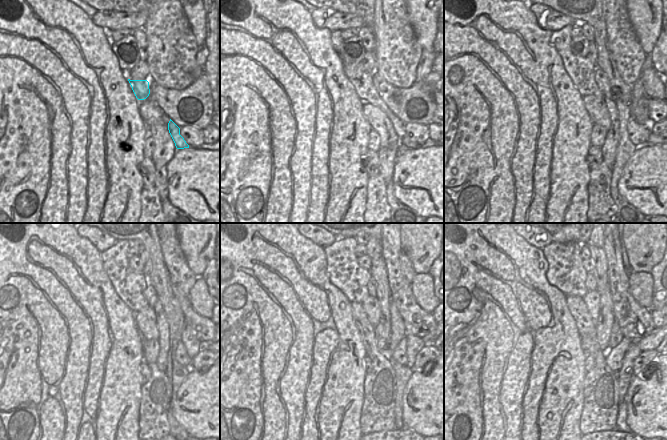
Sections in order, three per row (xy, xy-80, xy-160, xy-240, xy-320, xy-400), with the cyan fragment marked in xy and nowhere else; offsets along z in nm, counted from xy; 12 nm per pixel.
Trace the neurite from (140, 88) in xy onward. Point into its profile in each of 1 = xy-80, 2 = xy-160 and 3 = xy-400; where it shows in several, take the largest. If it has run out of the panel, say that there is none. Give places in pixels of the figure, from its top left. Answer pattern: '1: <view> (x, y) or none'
1: xy-80 (361, 80)
2: xy-160 (581, 71)
3: xy-400 (565, 271)

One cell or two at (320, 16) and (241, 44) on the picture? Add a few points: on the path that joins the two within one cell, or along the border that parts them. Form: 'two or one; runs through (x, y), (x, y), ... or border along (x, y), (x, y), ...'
two; border along (310, 12), (319, 28), (331, 32)

